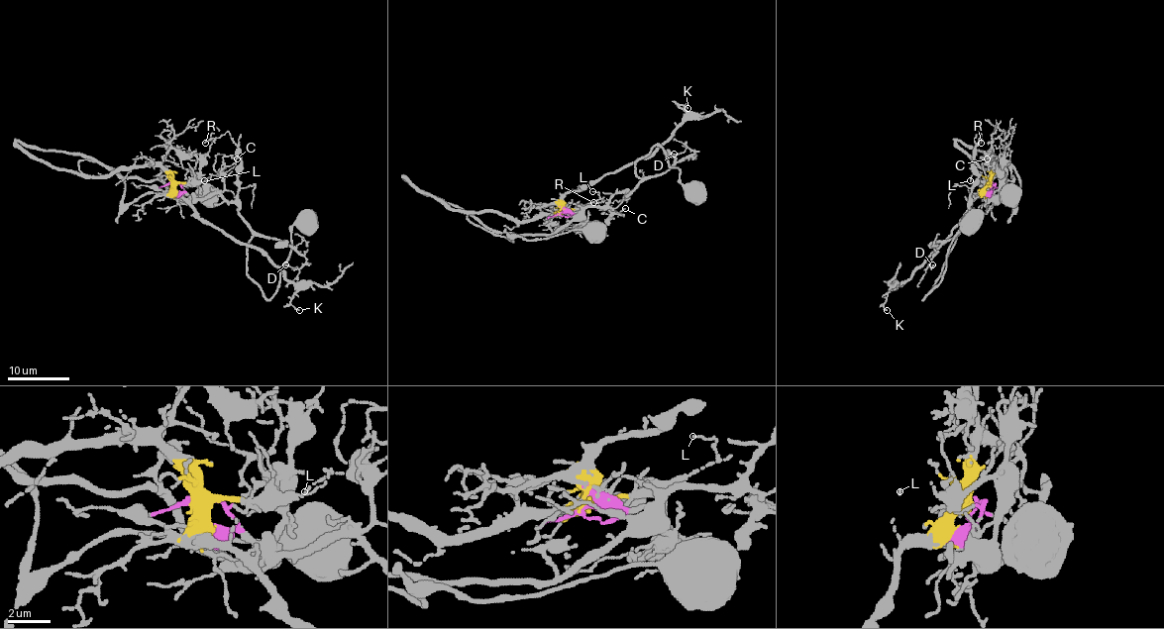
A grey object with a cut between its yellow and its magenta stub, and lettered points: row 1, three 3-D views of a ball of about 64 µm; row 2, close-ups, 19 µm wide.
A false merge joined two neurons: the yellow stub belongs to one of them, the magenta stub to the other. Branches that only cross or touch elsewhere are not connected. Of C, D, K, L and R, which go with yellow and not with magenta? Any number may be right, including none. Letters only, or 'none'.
K, L

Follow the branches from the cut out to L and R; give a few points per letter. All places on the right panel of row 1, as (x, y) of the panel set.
L: (992, 185), (976, 174), (970, 181)
R: (992, 185), (989, 198), (979, 193), (971, 201), (973, 182), (978, 176), (973, 163), (979, 131), (981, 142)

